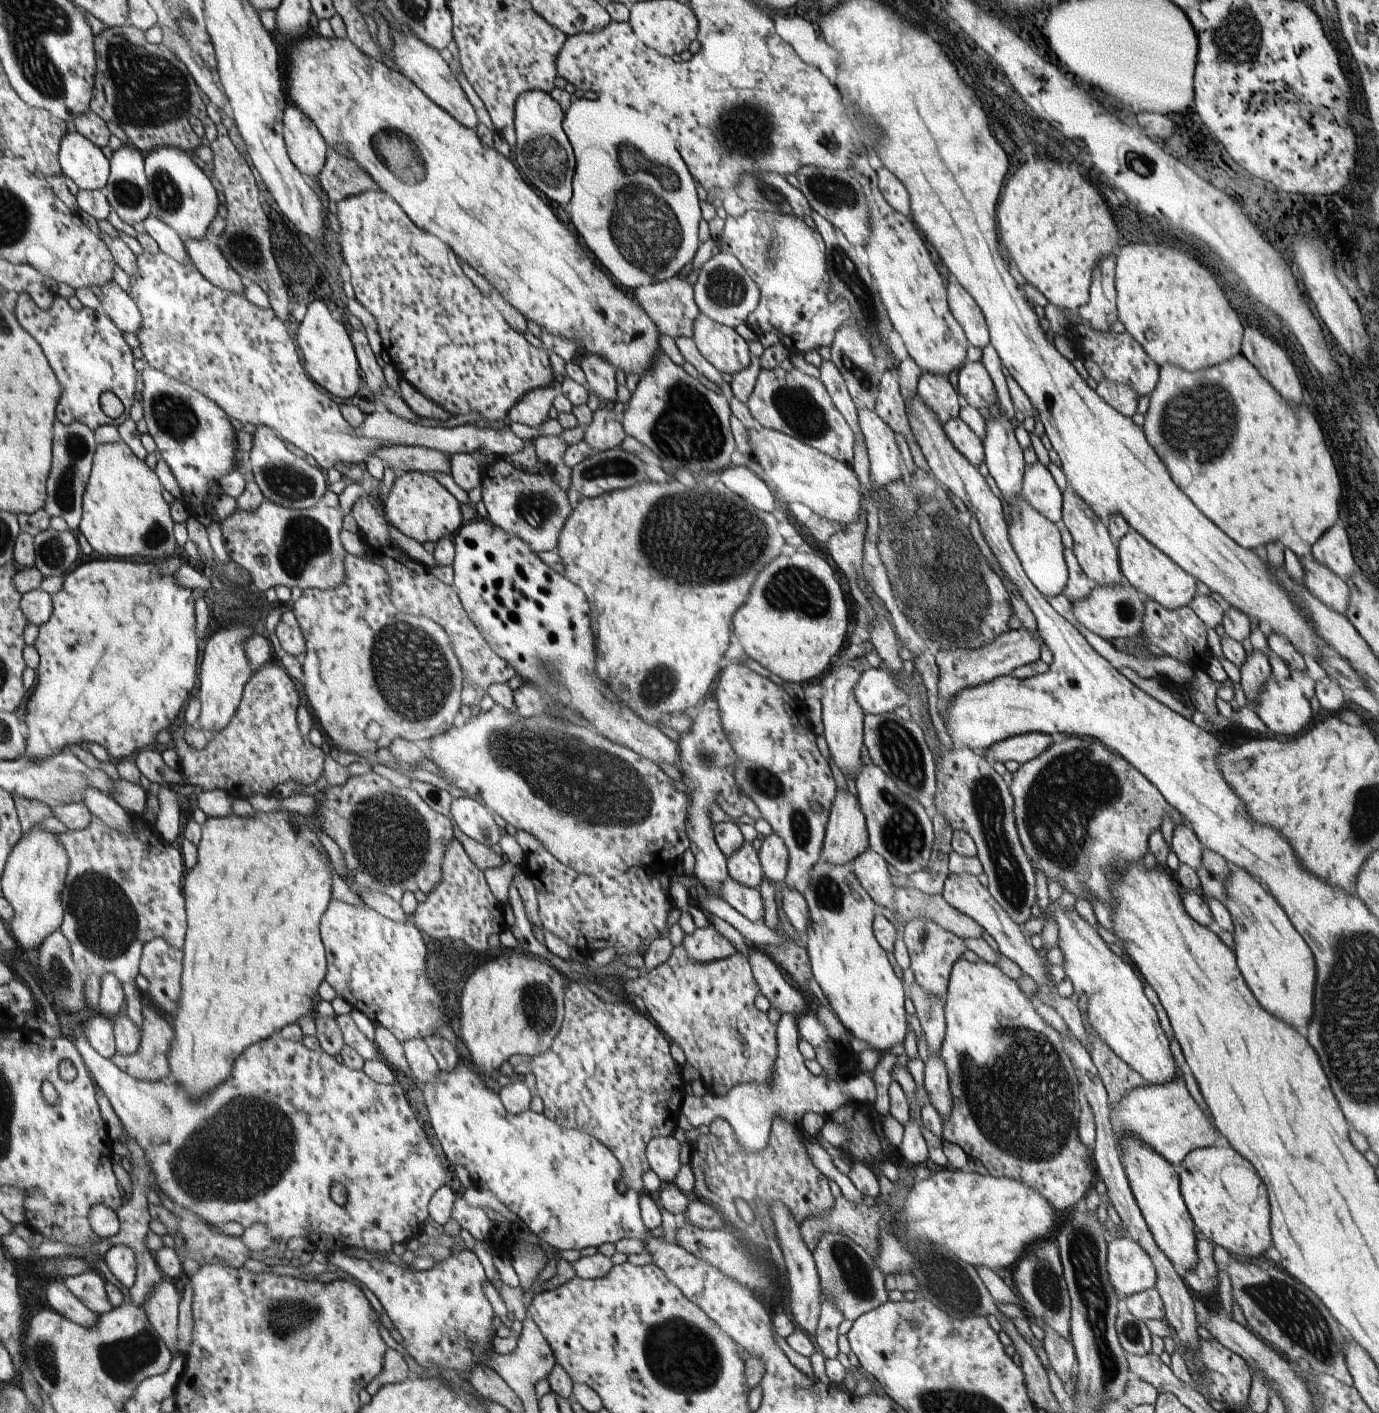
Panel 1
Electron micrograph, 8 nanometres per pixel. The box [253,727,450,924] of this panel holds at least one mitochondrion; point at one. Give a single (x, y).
(390, 842)

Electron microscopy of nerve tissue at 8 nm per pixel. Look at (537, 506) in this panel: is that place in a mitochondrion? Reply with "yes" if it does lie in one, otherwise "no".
yes

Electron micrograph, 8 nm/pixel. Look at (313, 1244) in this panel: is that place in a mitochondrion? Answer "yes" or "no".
no

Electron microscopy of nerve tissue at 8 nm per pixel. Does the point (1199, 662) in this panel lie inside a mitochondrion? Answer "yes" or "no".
no

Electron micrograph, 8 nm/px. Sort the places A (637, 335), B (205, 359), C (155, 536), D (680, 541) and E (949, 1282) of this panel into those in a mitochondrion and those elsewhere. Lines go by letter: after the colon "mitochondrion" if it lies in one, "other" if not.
A: other
B: mitochondrion
C: mitochondrion
D: mitochondrion
E: mitochondrion

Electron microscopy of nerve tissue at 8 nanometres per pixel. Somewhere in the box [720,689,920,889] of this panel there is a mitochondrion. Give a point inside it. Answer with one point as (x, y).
(764, 781)

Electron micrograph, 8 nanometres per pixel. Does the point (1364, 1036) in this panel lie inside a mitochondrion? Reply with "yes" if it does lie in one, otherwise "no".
yes

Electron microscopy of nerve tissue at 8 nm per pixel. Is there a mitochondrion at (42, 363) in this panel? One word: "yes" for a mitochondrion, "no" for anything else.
no

